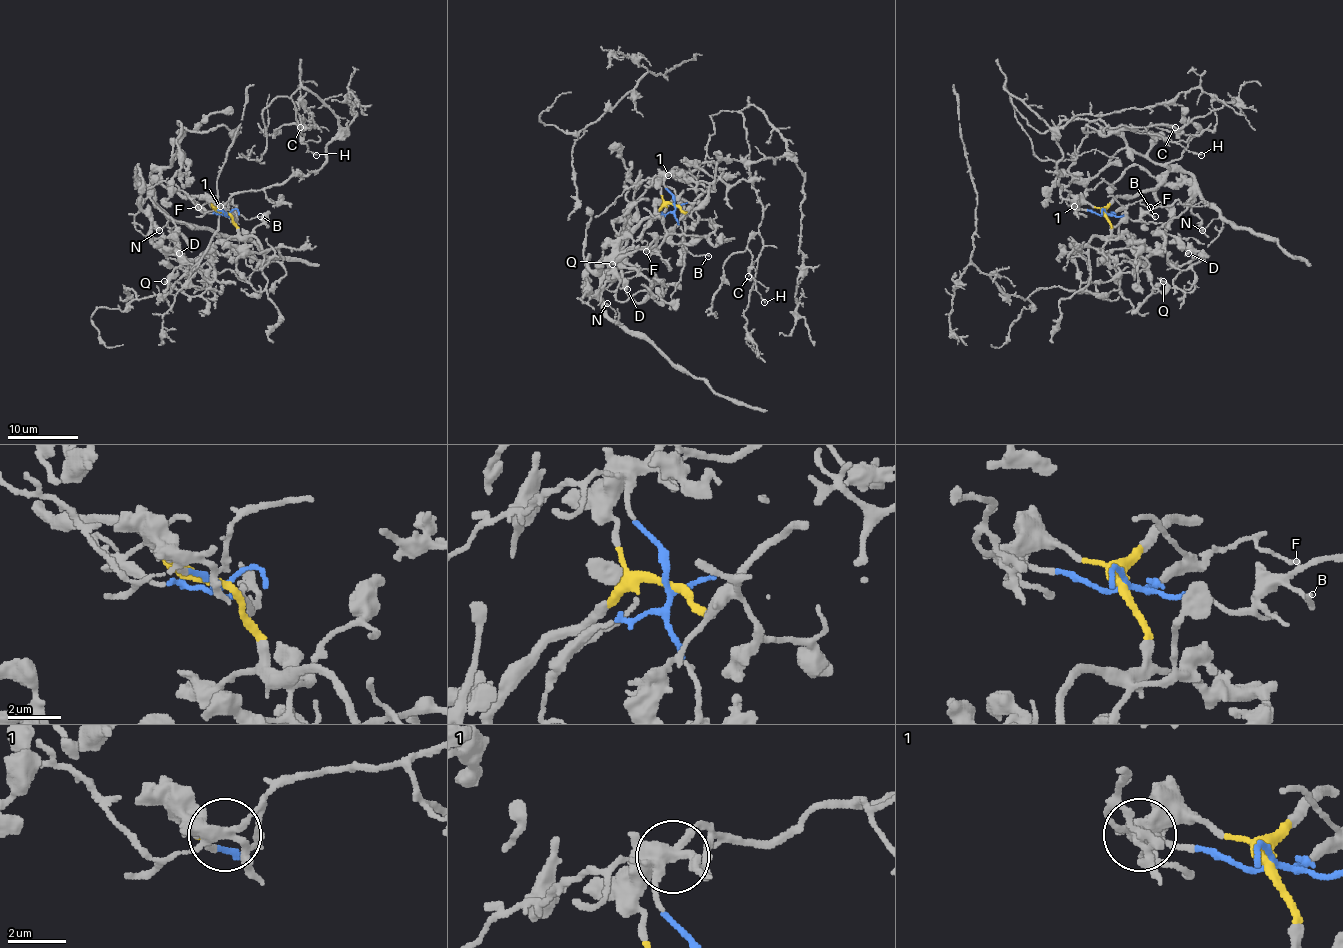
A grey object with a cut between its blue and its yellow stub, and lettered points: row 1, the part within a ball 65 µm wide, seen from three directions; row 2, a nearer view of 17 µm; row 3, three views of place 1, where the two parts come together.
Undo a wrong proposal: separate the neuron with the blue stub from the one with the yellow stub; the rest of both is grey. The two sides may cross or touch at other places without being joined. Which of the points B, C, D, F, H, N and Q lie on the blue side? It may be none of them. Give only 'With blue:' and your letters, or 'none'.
With blue: B, C, F, H

